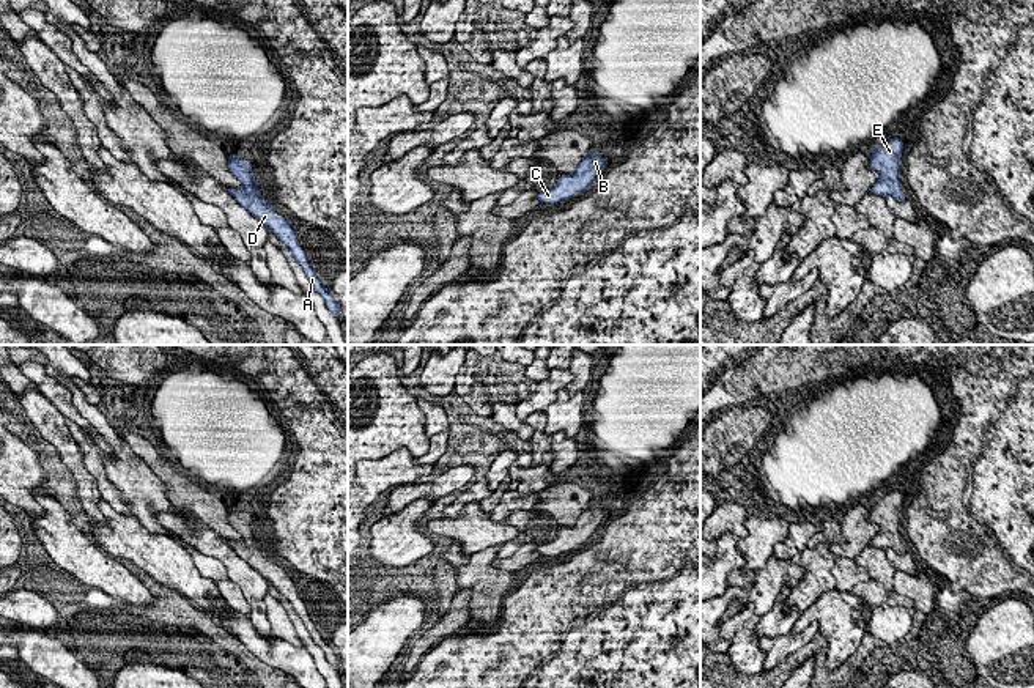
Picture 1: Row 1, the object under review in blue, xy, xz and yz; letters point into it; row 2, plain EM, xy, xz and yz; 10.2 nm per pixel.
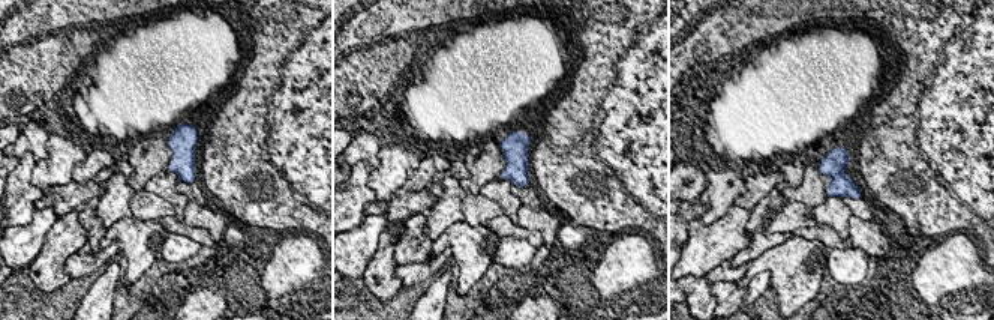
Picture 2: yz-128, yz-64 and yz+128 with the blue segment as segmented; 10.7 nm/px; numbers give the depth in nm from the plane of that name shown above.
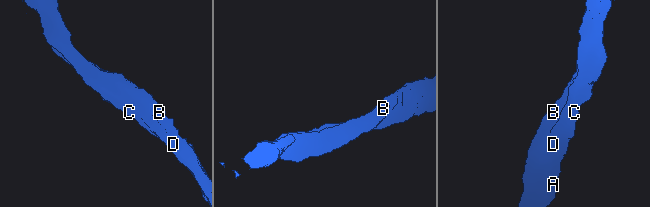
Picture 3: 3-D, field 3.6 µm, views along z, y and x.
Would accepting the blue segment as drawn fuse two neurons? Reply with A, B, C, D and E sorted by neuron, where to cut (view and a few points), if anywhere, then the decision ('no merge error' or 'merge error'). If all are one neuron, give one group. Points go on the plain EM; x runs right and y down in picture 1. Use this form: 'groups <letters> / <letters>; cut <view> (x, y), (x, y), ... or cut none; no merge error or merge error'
groups A B C D E; cut none; no merge error

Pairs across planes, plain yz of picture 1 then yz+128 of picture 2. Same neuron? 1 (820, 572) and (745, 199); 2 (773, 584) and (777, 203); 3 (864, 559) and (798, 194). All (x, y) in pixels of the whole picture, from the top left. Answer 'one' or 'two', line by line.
1: two
2: two
3: two

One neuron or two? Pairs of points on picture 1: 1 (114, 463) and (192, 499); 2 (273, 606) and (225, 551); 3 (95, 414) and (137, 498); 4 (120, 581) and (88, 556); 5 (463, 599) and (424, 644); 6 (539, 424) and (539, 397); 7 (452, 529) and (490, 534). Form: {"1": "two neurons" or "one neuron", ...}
{"1": "two neurons", "2": "two neurons", "3": "one neuron", "4": "one neuron", "5": "one neuron", "6": "two neurons", "7": "one neuron"}

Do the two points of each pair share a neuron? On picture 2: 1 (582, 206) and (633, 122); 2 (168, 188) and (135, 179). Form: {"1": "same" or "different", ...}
{"1": "different", "2": "different"}

